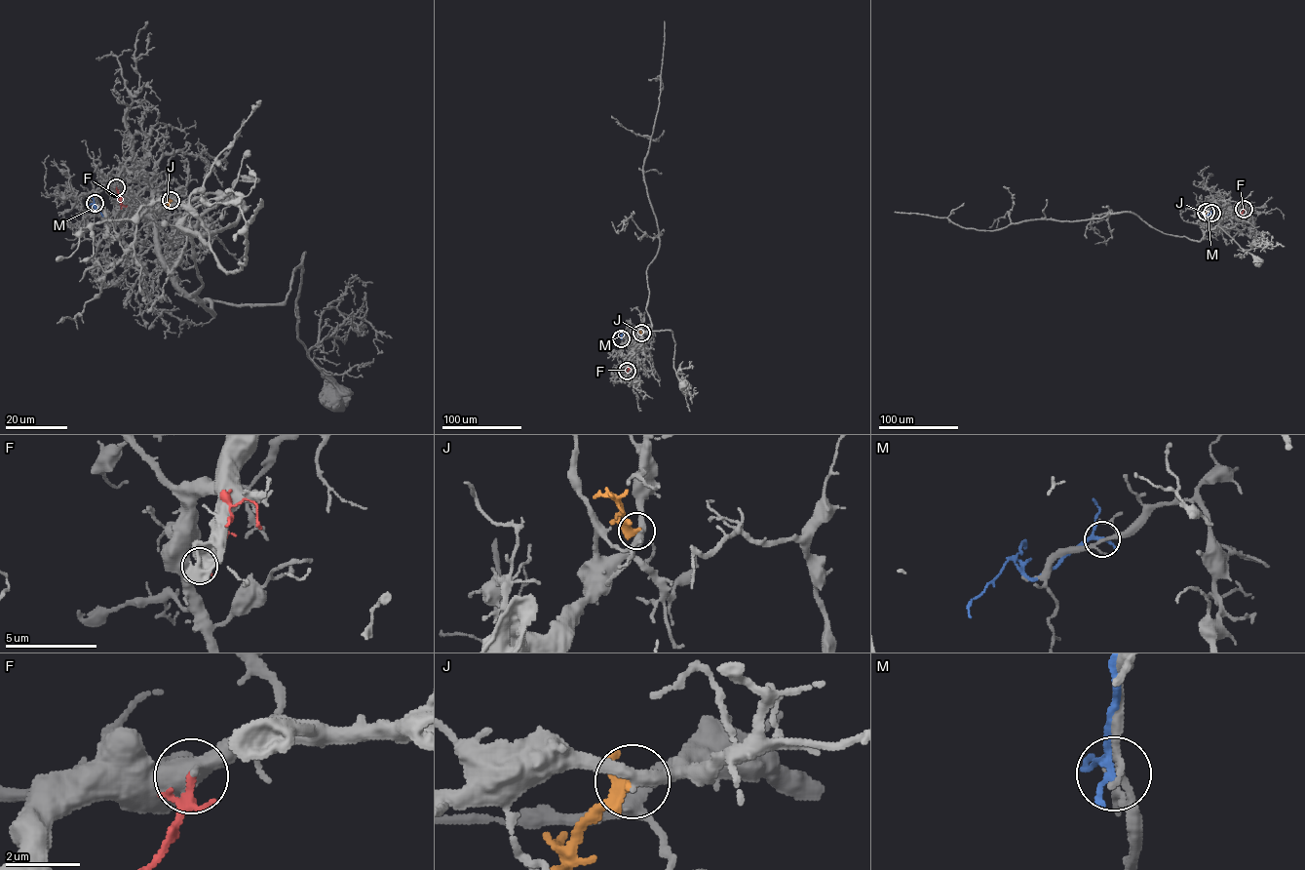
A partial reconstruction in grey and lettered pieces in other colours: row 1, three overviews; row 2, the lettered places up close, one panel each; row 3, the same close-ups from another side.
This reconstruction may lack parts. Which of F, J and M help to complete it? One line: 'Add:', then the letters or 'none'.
Add: none

